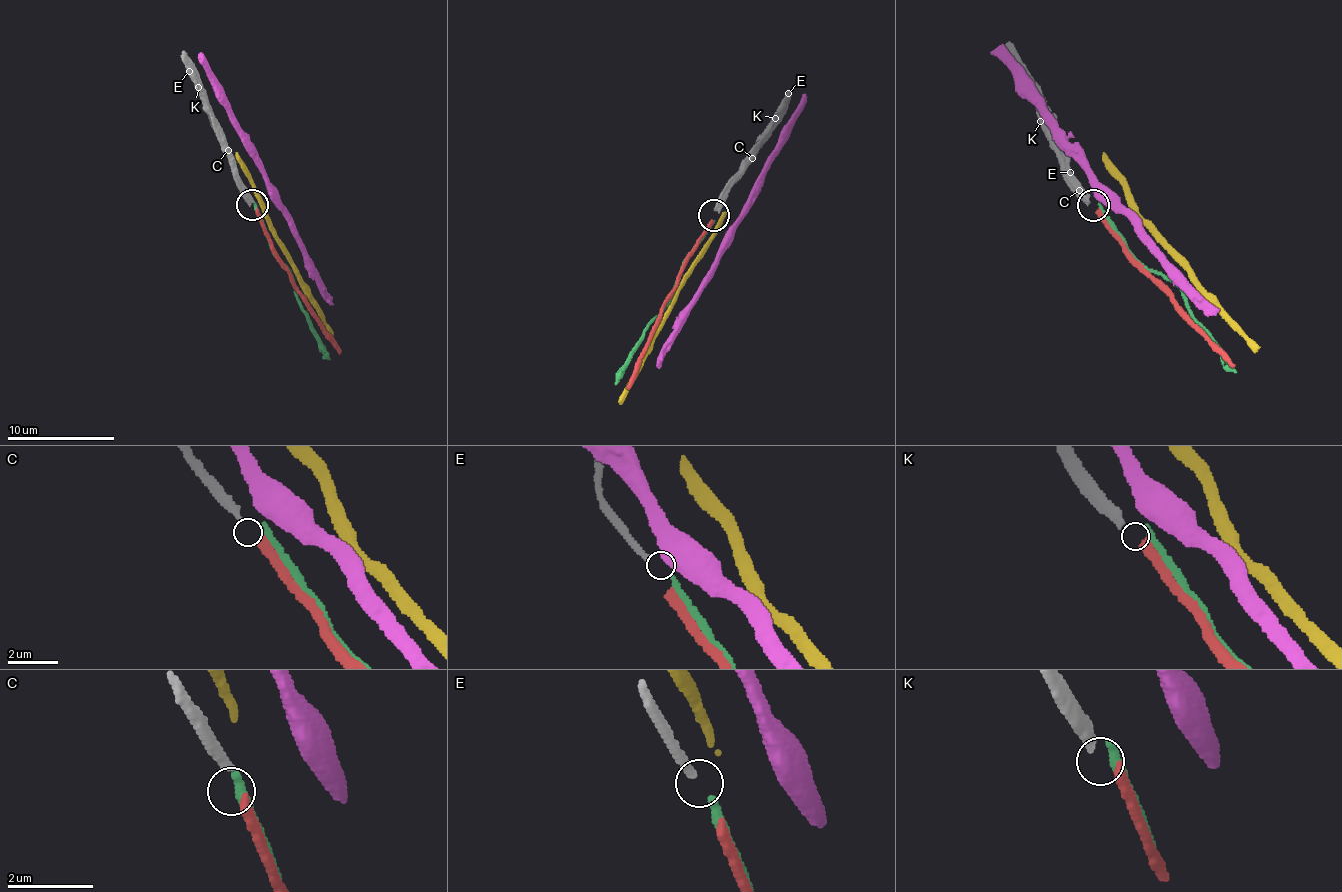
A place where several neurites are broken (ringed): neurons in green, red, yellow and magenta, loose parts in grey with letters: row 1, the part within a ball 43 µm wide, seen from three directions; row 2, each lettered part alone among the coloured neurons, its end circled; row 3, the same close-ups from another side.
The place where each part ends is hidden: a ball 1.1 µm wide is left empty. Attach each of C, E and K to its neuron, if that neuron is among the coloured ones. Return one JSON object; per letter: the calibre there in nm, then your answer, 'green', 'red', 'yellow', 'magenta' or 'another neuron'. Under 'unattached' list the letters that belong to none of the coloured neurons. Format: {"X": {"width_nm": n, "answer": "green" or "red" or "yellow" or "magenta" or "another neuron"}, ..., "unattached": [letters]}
{"C": {"width_nm": 240, "answer": "red"}, "E": {"width_nm": 180, "answer": "green"}, "K": {"width_nm": 320, "answer": "another neuron"}, "unattached": ["K"]}

